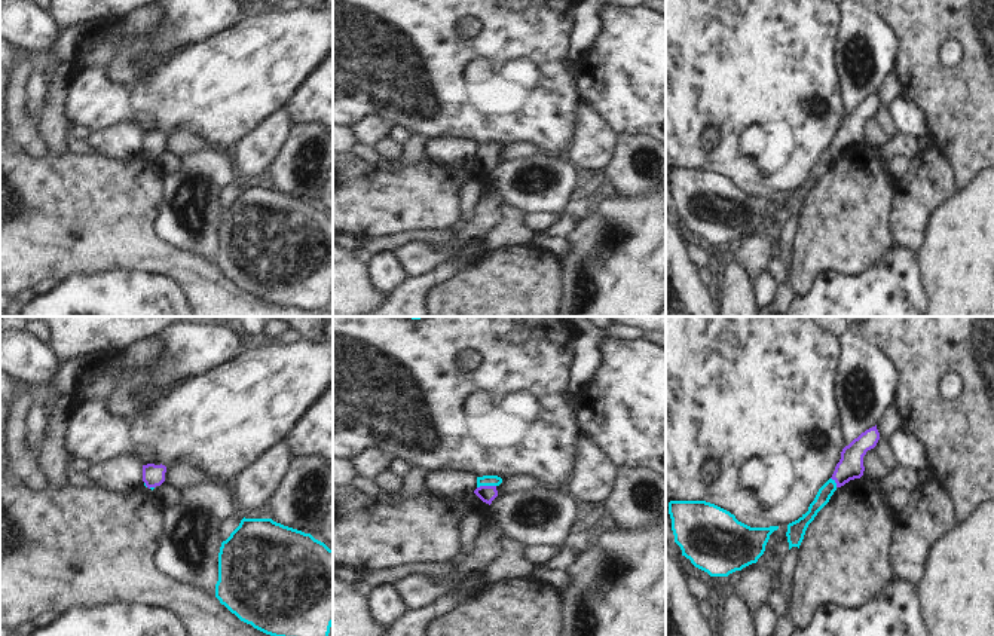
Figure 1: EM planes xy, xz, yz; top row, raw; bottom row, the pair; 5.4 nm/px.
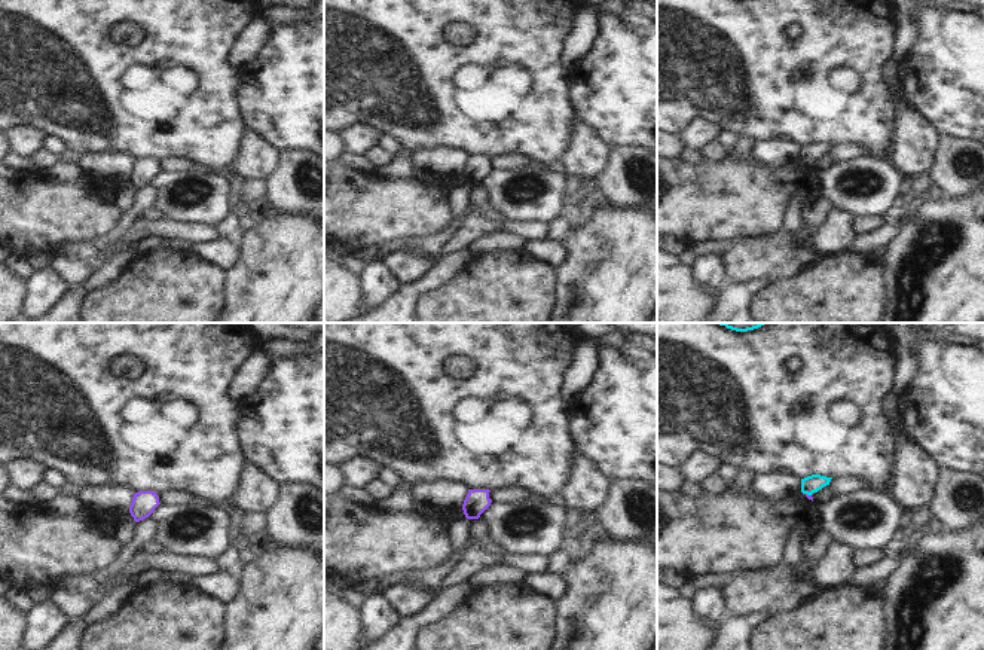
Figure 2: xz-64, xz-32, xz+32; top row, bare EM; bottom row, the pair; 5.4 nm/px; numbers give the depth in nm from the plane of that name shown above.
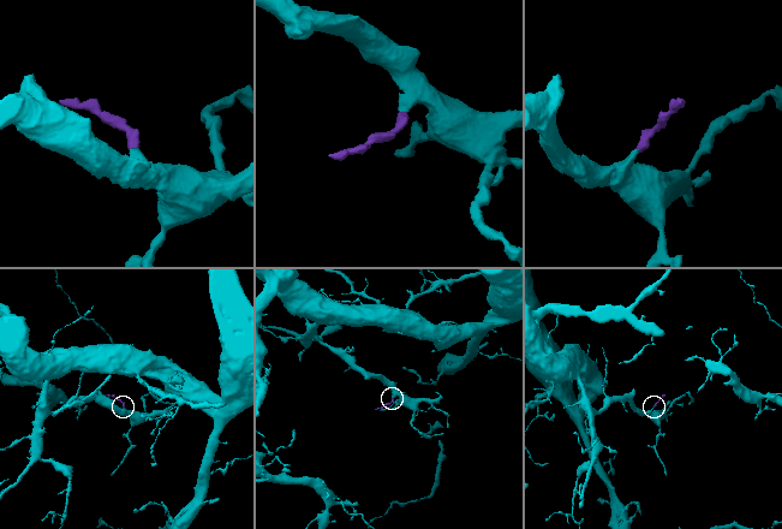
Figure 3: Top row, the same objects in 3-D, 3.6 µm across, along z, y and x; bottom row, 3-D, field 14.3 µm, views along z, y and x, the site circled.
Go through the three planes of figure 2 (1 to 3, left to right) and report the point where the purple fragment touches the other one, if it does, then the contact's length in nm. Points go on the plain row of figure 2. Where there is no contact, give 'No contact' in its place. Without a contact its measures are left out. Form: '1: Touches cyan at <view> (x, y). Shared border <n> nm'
1: No contact
2: No contact
3: Touches cyan at xz+32 (809, 161). Shared border 40 nm.

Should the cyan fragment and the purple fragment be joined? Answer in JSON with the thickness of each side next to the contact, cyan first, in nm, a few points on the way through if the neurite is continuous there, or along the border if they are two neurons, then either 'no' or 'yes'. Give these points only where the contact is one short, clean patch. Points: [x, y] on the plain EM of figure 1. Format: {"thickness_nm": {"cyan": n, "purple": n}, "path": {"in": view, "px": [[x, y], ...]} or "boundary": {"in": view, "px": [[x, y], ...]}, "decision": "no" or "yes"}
{"thickness_nm": {"cyan": 60, "purple": 90}, "path": {"in": "xz", "px": [[486, 147], [486, 152], [486, 161]]}, "decision": "yes"}

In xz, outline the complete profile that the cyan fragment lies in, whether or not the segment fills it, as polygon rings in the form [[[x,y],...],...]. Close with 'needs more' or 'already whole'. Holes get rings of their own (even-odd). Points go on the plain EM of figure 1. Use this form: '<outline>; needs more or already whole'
[[[483,143],[477,144],[477,156],[474,160],[486,171],[492,171],[492,168],[498,163],[496,155],[502,150],[502,146],[498,143]]]; needs more

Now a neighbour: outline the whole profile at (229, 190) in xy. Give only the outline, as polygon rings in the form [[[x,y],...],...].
[[[232,180],[218,189],[221,210],[230,204],[230,201],[239,193],[241,187],[242,186],[239,184],[238,180]]]

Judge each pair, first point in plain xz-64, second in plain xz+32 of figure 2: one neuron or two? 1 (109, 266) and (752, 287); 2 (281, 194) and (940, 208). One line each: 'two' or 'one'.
1: one
2: two

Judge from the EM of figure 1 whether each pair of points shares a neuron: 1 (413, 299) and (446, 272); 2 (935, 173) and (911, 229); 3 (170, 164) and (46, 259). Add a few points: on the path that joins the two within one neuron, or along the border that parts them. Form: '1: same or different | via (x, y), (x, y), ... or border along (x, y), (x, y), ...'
1: same | via (419, 290), (437, 277)
2: same | via (924, 186), (915, 195), (911, 216)
3: different | border along (152, 158), (164, 173)

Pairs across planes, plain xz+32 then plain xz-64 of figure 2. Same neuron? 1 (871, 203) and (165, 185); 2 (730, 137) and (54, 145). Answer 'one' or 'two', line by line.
1: one
2: one

